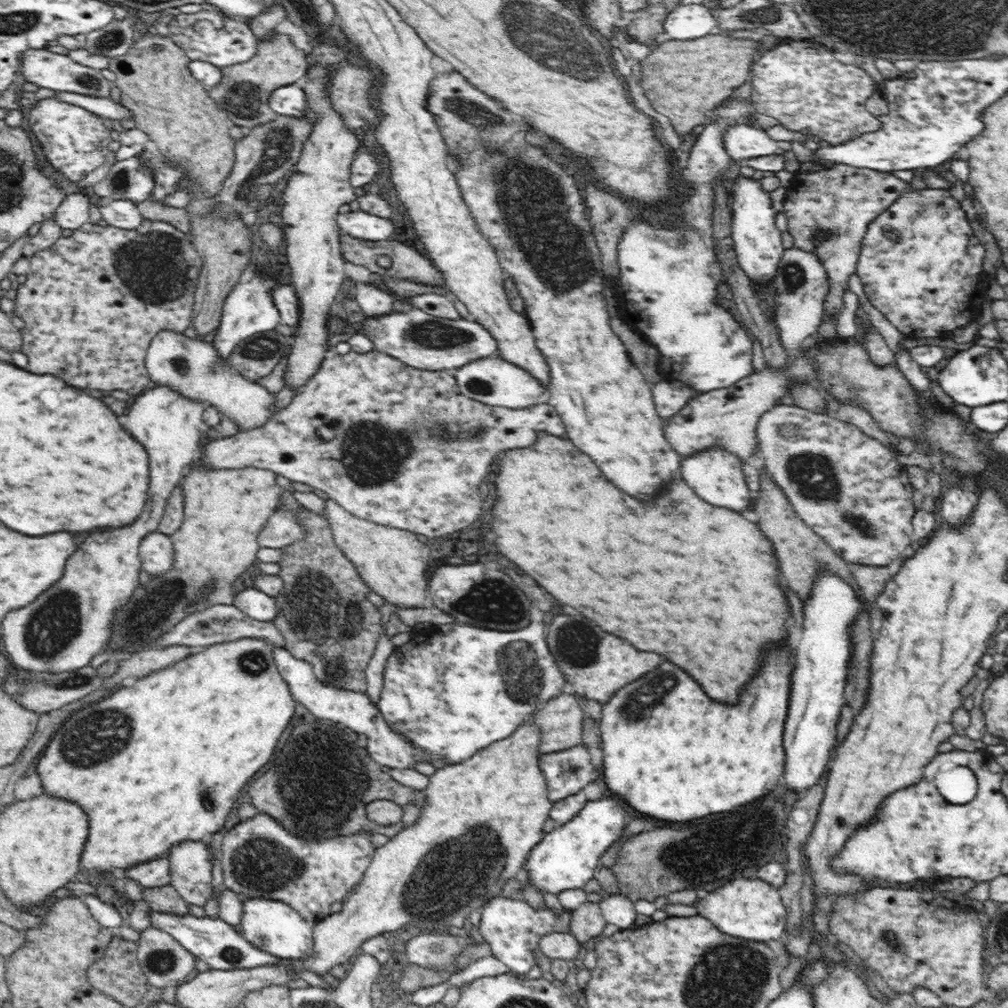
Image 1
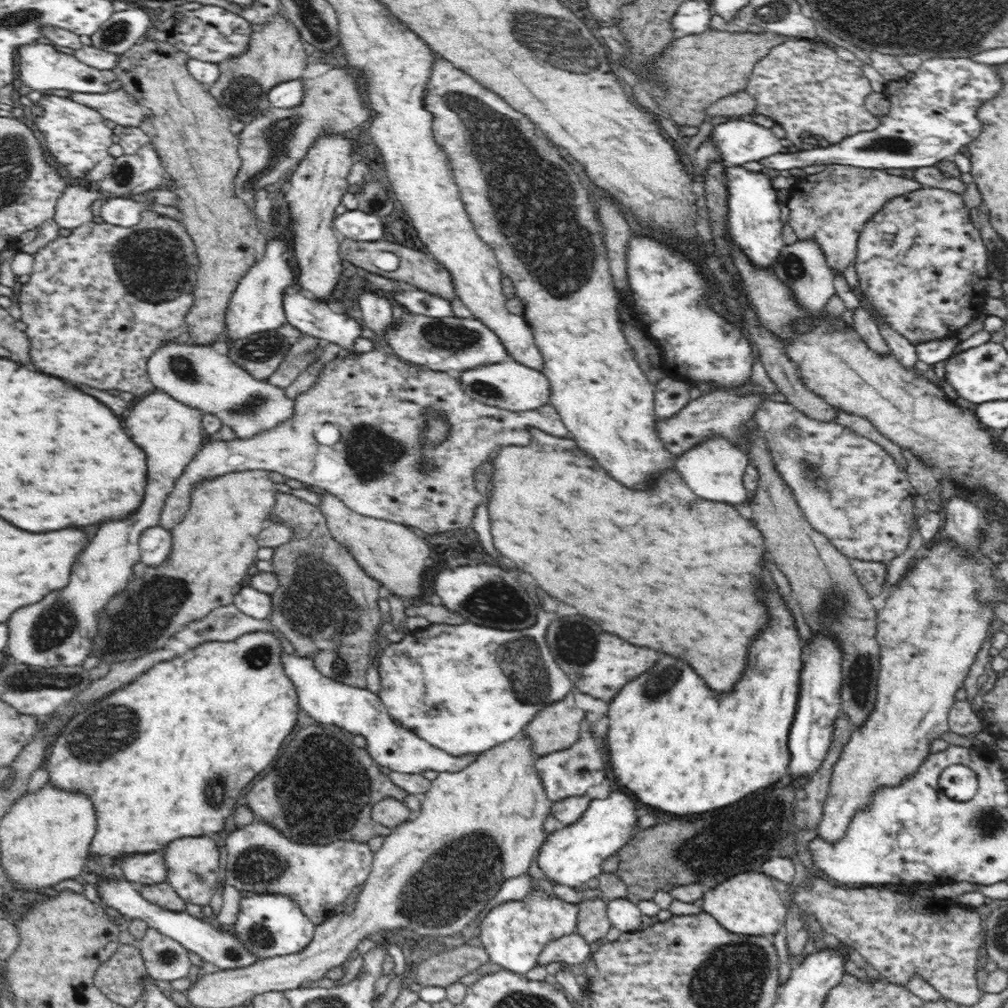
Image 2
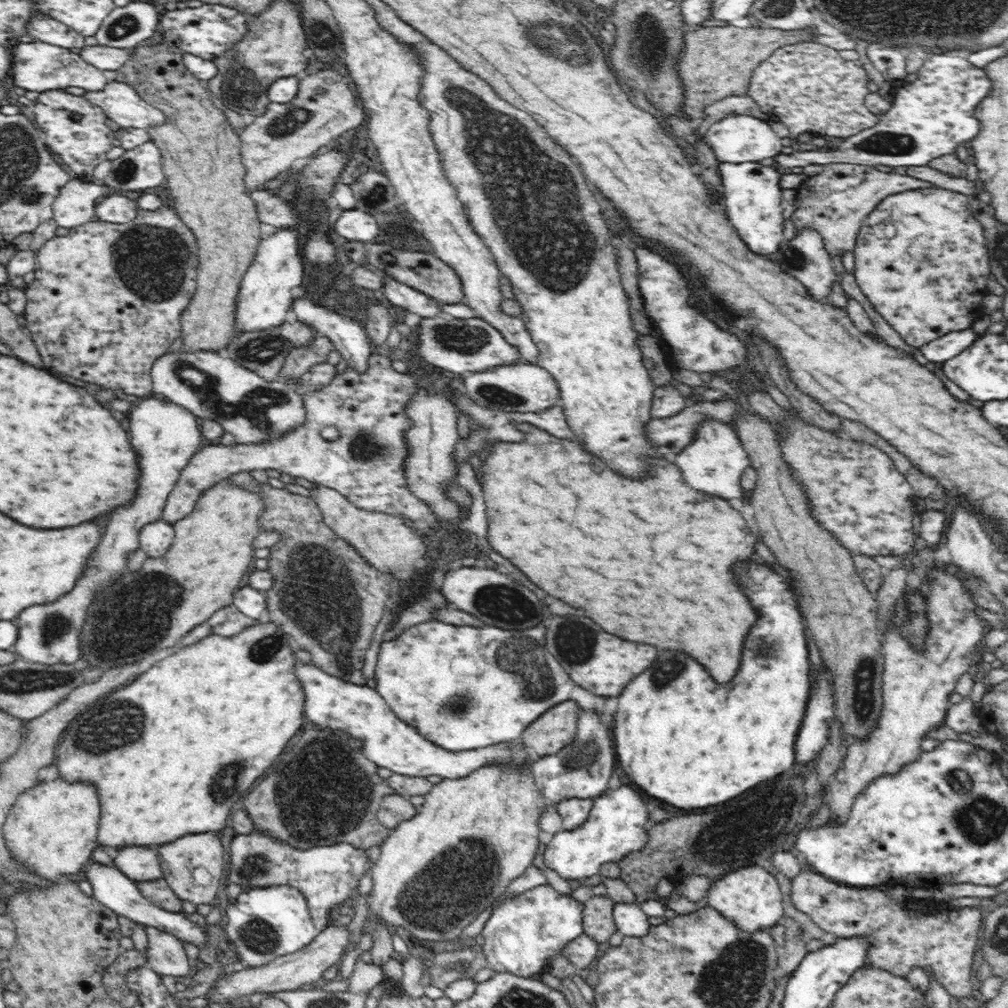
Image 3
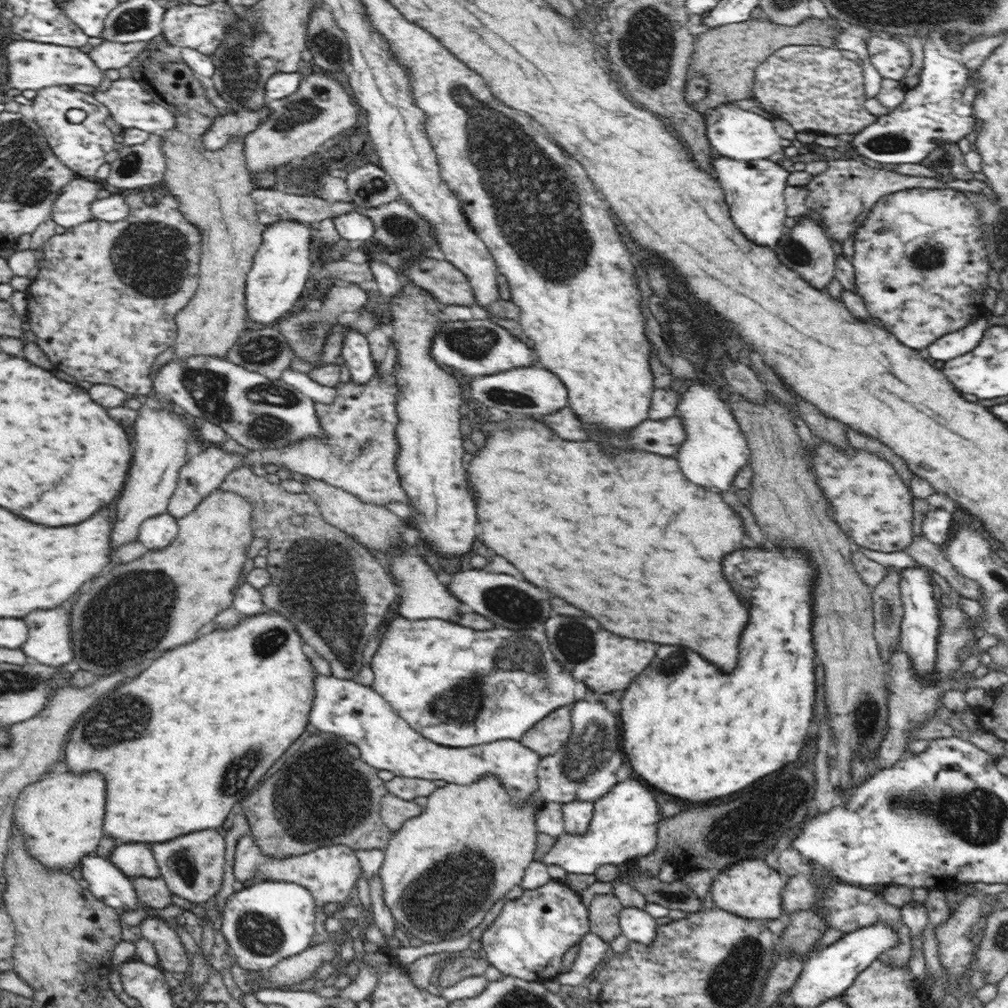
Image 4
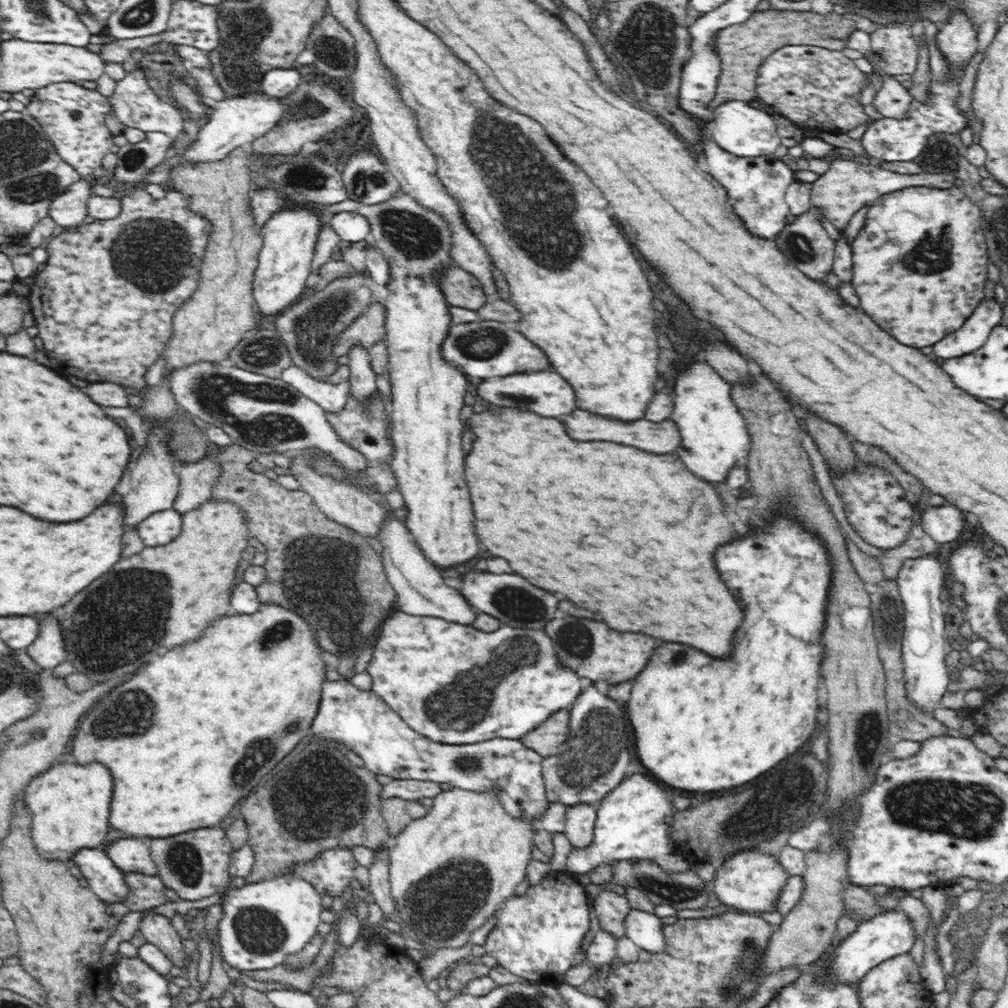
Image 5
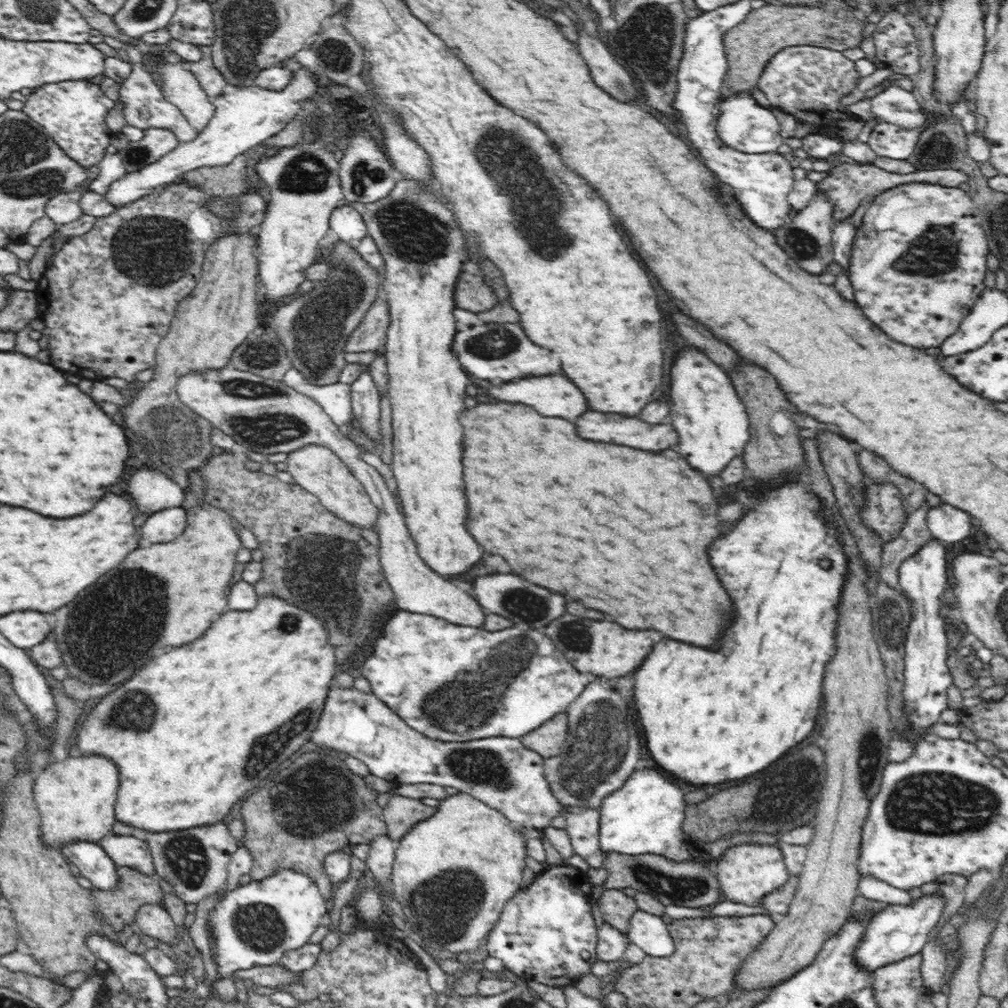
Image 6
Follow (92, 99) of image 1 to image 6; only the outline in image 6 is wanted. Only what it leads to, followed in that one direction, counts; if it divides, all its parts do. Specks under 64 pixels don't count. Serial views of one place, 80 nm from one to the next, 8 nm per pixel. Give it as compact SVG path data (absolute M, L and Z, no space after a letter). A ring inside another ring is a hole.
M104 36L103 41L115 50L124 50L128 53L129 60L133 63L133 71L130 76L120 83L119 100L125 104L123 116L128 125L146 129L168 129L178 137L182 143L188 143L194 138L198 138L198 131L186 120L186 117L180 112L177 106L168 102L162 94L161 87L155 82L155 77L143 68L143 56L150 53L151 46L144 43L140 38L136 39L138 43L135 46L128 46L112 36Z

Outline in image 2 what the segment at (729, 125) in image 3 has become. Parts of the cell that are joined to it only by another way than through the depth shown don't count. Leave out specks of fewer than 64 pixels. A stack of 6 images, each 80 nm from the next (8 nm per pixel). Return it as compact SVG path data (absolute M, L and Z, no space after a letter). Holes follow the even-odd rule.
M741 119L714 124L711 140L718 147L726 169L746 162L759 162L782 153L783 147L772 129Z

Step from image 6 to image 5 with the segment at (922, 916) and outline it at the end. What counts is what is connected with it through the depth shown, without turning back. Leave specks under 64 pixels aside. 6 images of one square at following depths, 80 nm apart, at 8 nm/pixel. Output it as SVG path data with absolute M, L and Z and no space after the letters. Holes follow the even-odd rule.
M896 909L878 914L872 920L864 921L857 927L853 934L840 942L836 948L830 950L829 956L826 957L826 966L818 974L820 983L826 983L826 985L856 983L868 970L882 964L884 960L910 954L917 942L917 933L914 931L914 926L909 918L904 912L899 912Z

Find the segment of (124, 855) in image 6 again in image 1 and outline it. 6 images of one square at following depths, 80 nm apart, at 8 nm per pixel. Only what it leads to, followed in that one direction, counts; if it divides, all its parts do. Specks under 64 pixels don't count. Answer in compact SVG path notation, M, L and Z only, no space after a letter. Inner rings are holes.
M166 856L154 858L150 862L132 866L125 870L127 879L140 883L142 888L154 889L171 884L170 863Z

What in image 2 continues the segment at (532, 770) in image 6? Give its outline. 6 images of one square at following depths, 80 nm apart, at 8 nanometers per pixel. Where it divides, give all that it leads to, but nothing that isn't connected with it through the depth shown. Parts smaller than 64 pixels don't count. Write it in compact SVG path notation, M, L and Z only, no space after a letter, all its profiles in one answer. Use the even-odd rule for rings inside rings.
M283 653L282 663L285 675L290 678L294 683L294 688L298 691L299 708L322 725L340 726L354 735L364 736L365 749L372 760L375 760L380 766L387 766L392 771L406 774L420 774L424 770L458 772L470 766L478 758L478 753L454 756L430 745L416 733L398 725L394 719L390 718L390 713L382 704L382 699L378 694L368 688L346 685L346 683L336 682L322 675L315 668L312 659Z

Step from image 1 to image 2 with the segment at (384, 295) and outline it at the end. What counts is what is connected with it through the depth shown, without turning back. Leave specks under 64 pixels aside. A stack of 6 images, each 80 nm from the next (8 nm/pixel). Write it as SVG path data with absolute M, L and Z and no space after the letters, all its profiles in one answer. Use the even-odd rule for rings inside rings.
M361 290L357 302L360 305L363 320L378 336L386 332L386 328L393 322L392 303L388 297L380 293L371 293L370 291Z

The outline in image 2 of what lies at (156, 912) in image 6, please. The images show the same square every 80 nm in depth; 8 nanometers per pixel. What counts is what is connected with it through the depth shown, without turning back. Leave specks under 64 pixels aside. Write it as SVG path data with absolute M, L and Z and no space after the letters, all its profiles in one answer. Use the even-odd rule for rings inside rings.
M149 928L145 938L137 945L147 974L158 984L188 976L189 951L176 940Z

